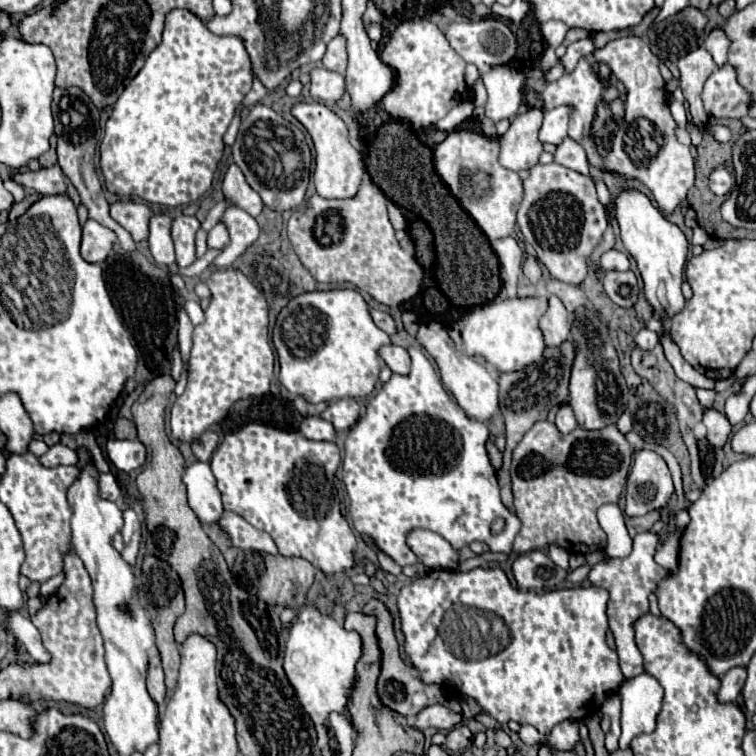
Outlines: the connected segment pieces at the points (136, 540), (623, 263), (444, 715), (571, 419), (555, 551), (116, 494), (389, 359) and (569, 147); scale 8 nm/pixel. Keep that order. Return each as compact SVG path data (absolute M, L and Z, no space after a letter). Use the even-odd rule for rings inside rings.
M127 509L123 512L123 520L121 535L125 541L125 549L121 551L121 555L129 565L135 565L135 559L139 553L139 543L141 543L141 519L137 517L137 513L133 509Z
M611 249L611 251L601 255L601 267L605 271L611 271L611 269L613 271L627 271L629 269L629 257L625 253L621 253L621 251Z
M437 703L431 707L425 707L423 711L419 711L413 727L415 729L427 729L427 727L435 727L435 729L451 729L455 725L461 723L461 715L449 711L445 705Z
M569 405L559 407L557 419L555 419L555 427L559 429L559 433L561 433L561 435L569 435L569 433L577 427L575 415L573 415L573 411L571 411L571 407L569 407Z
M551 545L551 547L549 547L549 557L551 557L559 567L563 567L565 571L569 571L569 553L567 553L565 549L561 549L561 547L557 547L557 545Z
M99 473L97 481L99 481L99 493L101 493L103 499L119 501L121 489L119 489L119 485L117 485L117 481L115 481L115 477L111 473Z
M395 345L383 347L383 349L379 351L379 355L381 355L381 359L385 361L385 365L387 365L393 373L407 375L409 365L411 365L411 359L409 359L409 355L407 355L407 351L405 351L403 347L395 347Z
M569 137L557 147L553 161L559 163L561 167L567 167L567 169L577 171L581 175L589 175L589 163L587 163L583 147Z

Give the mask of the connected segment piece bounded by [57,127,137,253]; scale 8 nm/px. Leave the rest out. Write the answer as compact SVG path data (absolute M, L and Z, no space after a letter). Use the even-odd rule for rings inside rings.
M83 127L83 133L79 137L71 137L71 135L63 135L59 133L59 143L57 143L57 155L59 155L59 165L63 169L63 173L71 179L71 183L77 187L79 195L81 195L81 203L89 209L89 217L99 221L101 225L109 227L111 231L115 231L117 235L117 243L121 245L123 251L135 251L137 245L133 241L133 237L119 225L115 223L115 219L111 219L109 215L109 203L105 201L105 195L101 191L101 183L99 183L99 177L95 173L95 165L93 165L93 155L95 155L95 145L97 145L97 139L95 137L87 137L87 129Z

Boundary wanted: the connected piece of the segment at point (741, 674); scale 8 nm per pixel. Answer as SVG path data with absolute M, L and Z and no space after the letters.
M735 667L735 669L731 669L729 673L725 673L725 675L721 677L721 687L719 687L719 691L717 691L719 703L733 703L733 701L737 701L739 693L741 693L741 689L743 689L745 677L747 677L747 673L745 673L745 669L741 669L741 667Z

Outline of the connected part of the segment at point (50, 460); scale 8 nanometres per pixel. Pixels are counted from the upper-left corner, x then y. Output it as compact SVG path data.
M57 443L57 445L49 447L49 451L39 457L39 461L45 467L57 467L57 465L77 465L79 457L77 457L77 453L73 449Z

